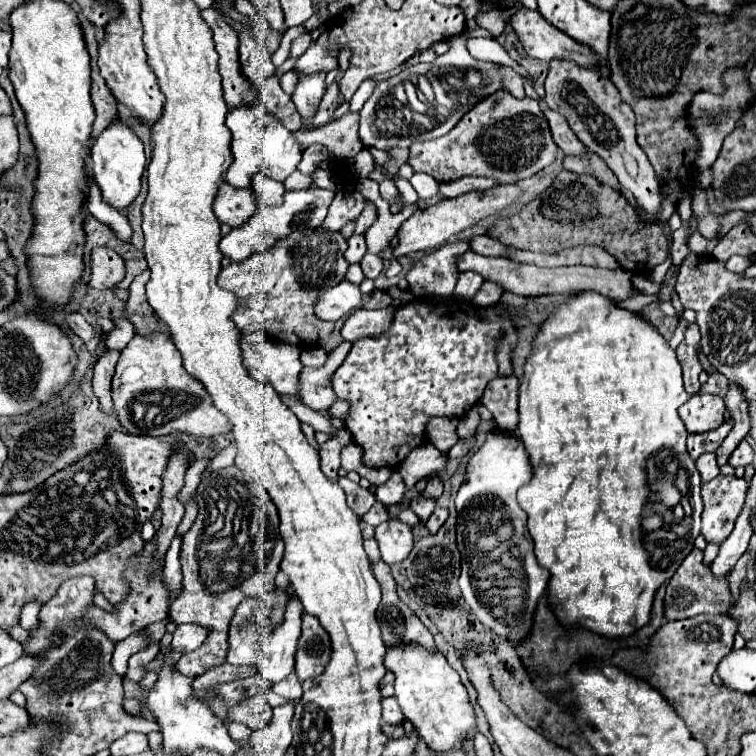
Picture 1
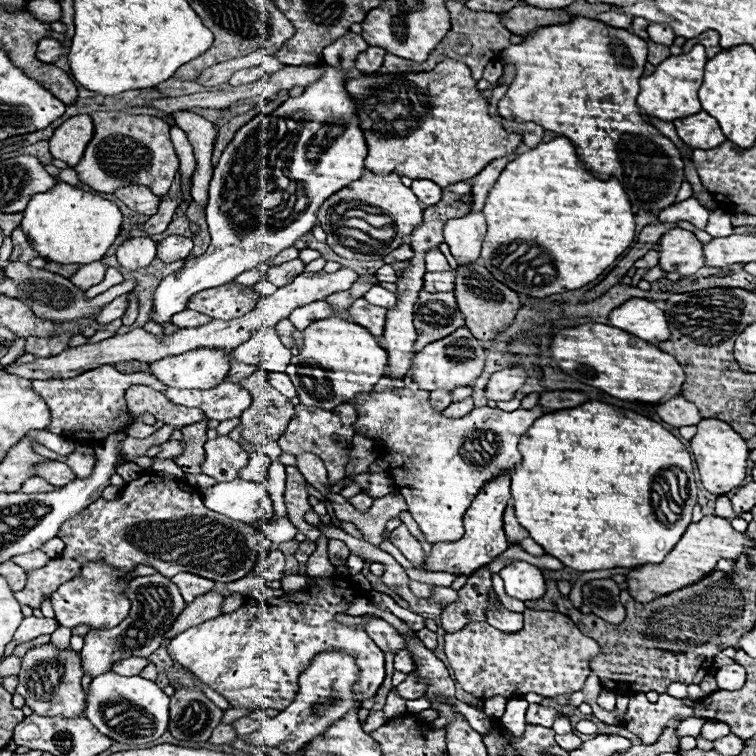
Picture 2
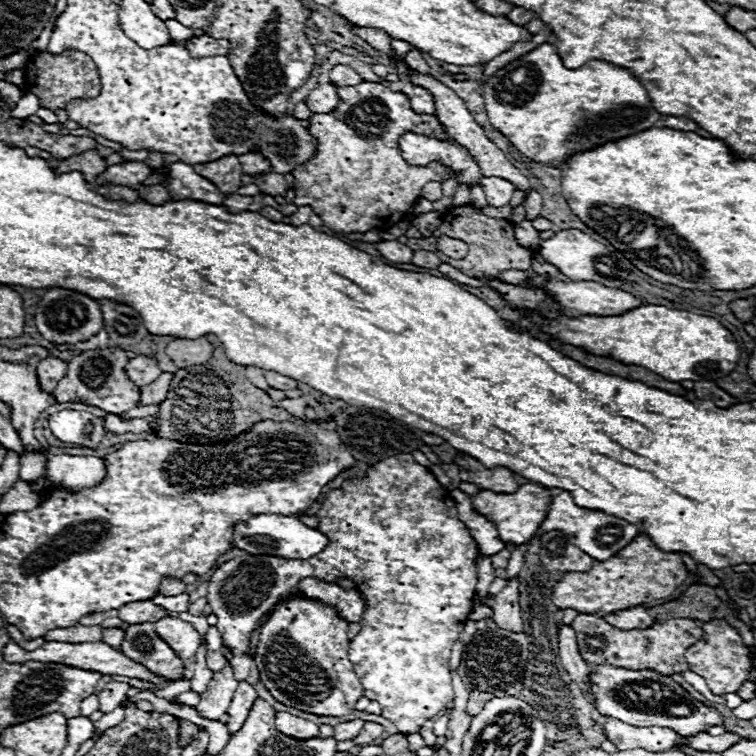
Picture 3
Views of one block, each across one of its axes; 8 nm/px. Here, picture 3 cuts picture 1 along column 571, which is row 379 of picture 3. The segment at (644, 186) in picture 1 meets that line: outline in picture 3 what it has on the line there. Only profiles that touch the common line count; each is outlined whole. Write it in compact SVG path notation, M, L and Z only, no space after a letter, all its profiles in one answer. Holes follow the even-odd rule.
M102 348L102 350L88 350L74 356L68 362L68 372L64 380L54 388L54 400L58 404L66 402L82 402L88 406L96 406L110 414L120 414L124 410L136 408L140 400L140 390L126 378L124 366L128 364L128 356L122 348Z

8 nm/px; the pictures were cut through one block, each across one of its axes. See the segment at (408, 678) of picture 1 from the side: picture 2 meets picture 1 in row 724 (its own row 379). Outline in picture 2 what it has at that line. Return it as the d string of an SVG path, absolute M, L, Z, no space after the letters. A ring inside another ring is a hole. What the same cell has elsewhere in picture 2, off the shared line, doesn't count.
M462 326L456 332L452 332L450 336L428 344L422 352L416 352L410 370L414 372L414 382L422 390L428 390L428 392L438 390L438 388L454 390L458 386L472 384L482 374L484 362L486 362L486 354L484 354L480 340L476 340L472 336L472 332L466 326Z

